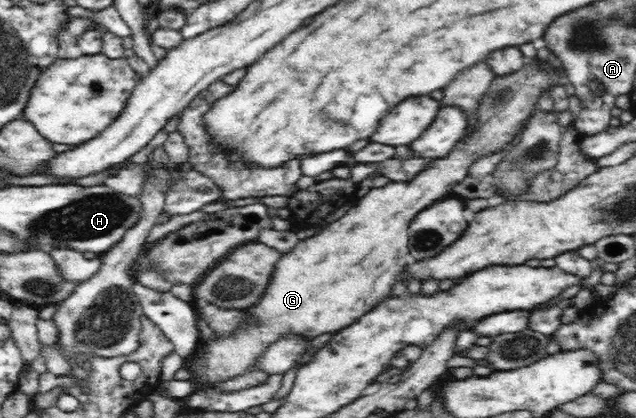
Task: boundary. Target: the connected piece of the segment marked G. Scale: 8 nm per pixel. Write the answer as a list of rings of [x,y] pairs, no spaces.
[[[534,57],[534,60],[524,62],[524,66],[516,72],[507,75],[496,75],[490,80],[490,86],[478,100],[472,117],[476,119],[473,129],[464,132],[464,136],[456,142],[454,148],[444,158],[432,160],[432,164],[418,172],[418,176],[410,182],[390,182],[382,188],[372,188],[360,202],[346,212],[342,218],[326,224],[319,233],[299,241],[294,248],[278,260],[276,270],[272,274],[268,290],[261,296],[255,305],[249,308],[253,316],[250,326],[240,329],[234,336],[216,338],[208,342],[204,348],[196,352],[190,362],[190,368],[200,386],[214,386],[228,378],[246,374],[255,370],[257,359],[267,350],[267,347],[284,336],[296,333],[306,339],[314,339],[321,334],[336,333],[340,329],[355,323],[364,313],[370,312],[378,303],[381,303],[390,294],[392,286],[398,282],[398,277],[404,273],[409,260],[410,220],[420,208],[428,208],[428,204],[436,204],[436,200],[444,200],[450,196],[452,186],[468,176],[470,165],[484,156],[501,151],[514,140],[518,130],[522,130],[530,116],[536,111],[538,99],[542,93],[548,93],[552,87],[563,85],[567,78],[562,69],[556,69],[544,58]]]

